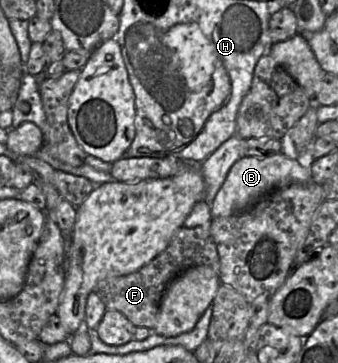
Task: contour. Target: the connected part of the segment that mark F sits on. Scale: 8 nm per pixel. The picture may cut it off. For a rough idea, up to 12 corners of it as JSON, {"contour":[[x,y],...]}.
{"contour":[[210,224],[181,227],[131,274],[101,280],[107,310],[153,330],[180,273],[220,260]]}

